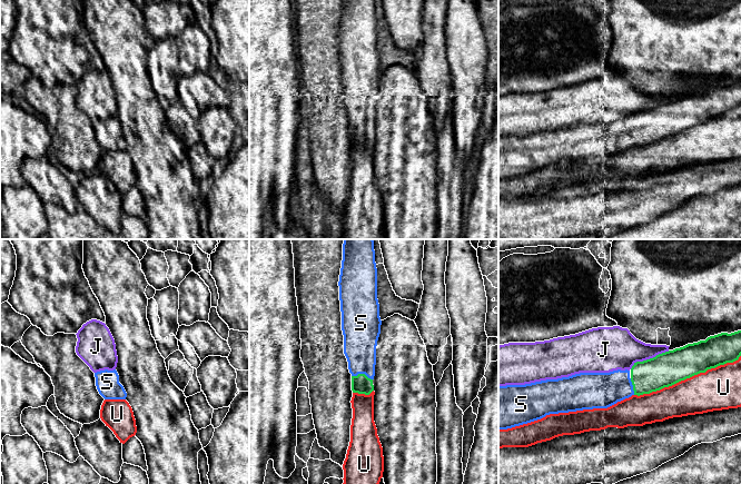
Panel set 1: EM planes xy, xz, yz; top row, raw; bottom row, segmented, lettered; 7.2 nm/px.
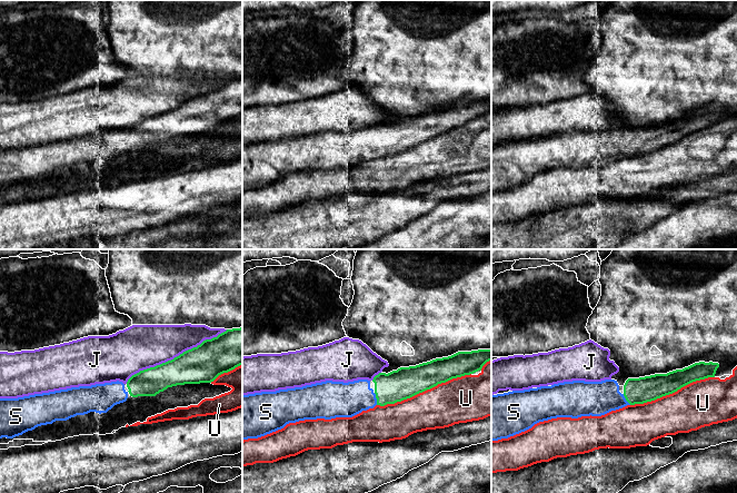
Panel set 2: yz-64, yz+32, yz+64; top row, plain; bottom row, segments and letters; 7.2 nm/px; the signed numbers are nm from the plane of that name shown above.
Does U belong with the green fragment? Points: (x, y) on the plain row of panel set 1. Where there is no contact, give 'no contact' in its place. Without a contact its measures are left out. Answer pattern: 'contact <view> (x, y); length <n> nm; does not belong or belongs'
contact yz (688, 128); length 800 nm; does not belong

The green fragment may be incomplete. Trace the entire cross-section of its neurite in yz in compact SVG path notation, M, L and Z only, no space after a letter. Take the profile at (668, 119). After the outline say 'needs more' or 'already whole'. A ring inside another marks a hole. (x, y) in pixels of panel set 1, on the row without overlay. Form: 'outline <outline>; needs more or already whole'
outline M741 81L721 83L705 91L688 95L653 109L636 112L630 121L580 124L557 130L525 136L498 137L498 180L507 180L541 170L550 165L607 159L632 146L650 145L672 137L708 120L733 113L741 107Z; needs more

